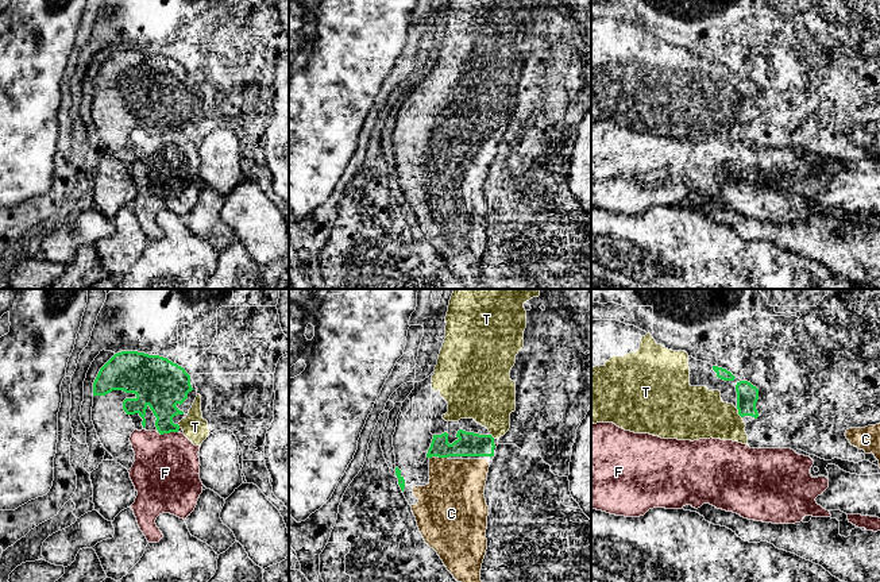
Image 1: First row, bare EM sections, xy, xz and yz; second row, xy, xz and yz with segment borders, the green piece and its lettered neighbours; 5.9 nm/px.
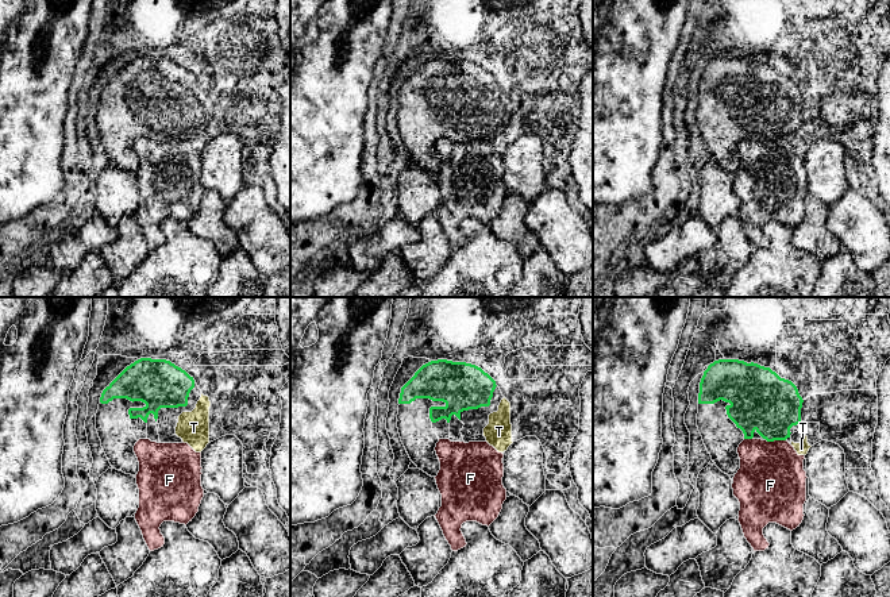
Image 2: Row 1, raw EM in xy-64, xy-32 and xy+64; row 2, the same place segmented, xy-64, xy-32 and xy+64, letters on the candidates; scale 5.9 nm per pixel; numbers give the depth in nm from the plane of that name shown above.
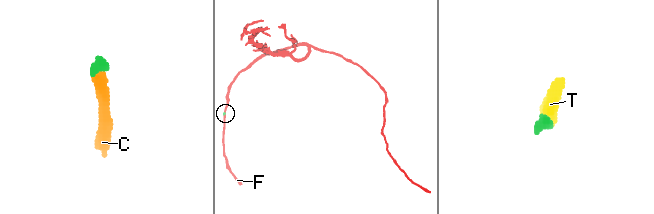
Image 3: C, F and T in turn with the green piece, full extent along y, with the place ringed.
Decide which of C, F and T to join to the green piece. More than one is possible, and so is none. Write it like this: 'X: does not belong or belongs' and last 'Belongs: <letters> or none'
C: belongs
F: does not belong
T: belongs
Belongs: C, T

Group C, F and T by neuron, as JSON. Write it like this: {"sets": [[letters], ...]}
{"sets": [["C", "T"], ["F"]]}

